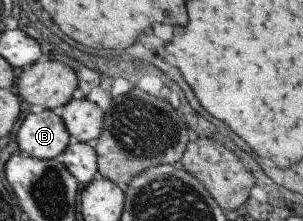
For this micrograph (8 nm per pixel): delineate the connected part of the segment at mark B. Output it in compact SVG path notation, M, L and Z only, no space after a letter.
M45 109L39 114L28 114L17 130L16 144L21 152L38 159L55 159L68 147L71 141L63 119L49 109Z

